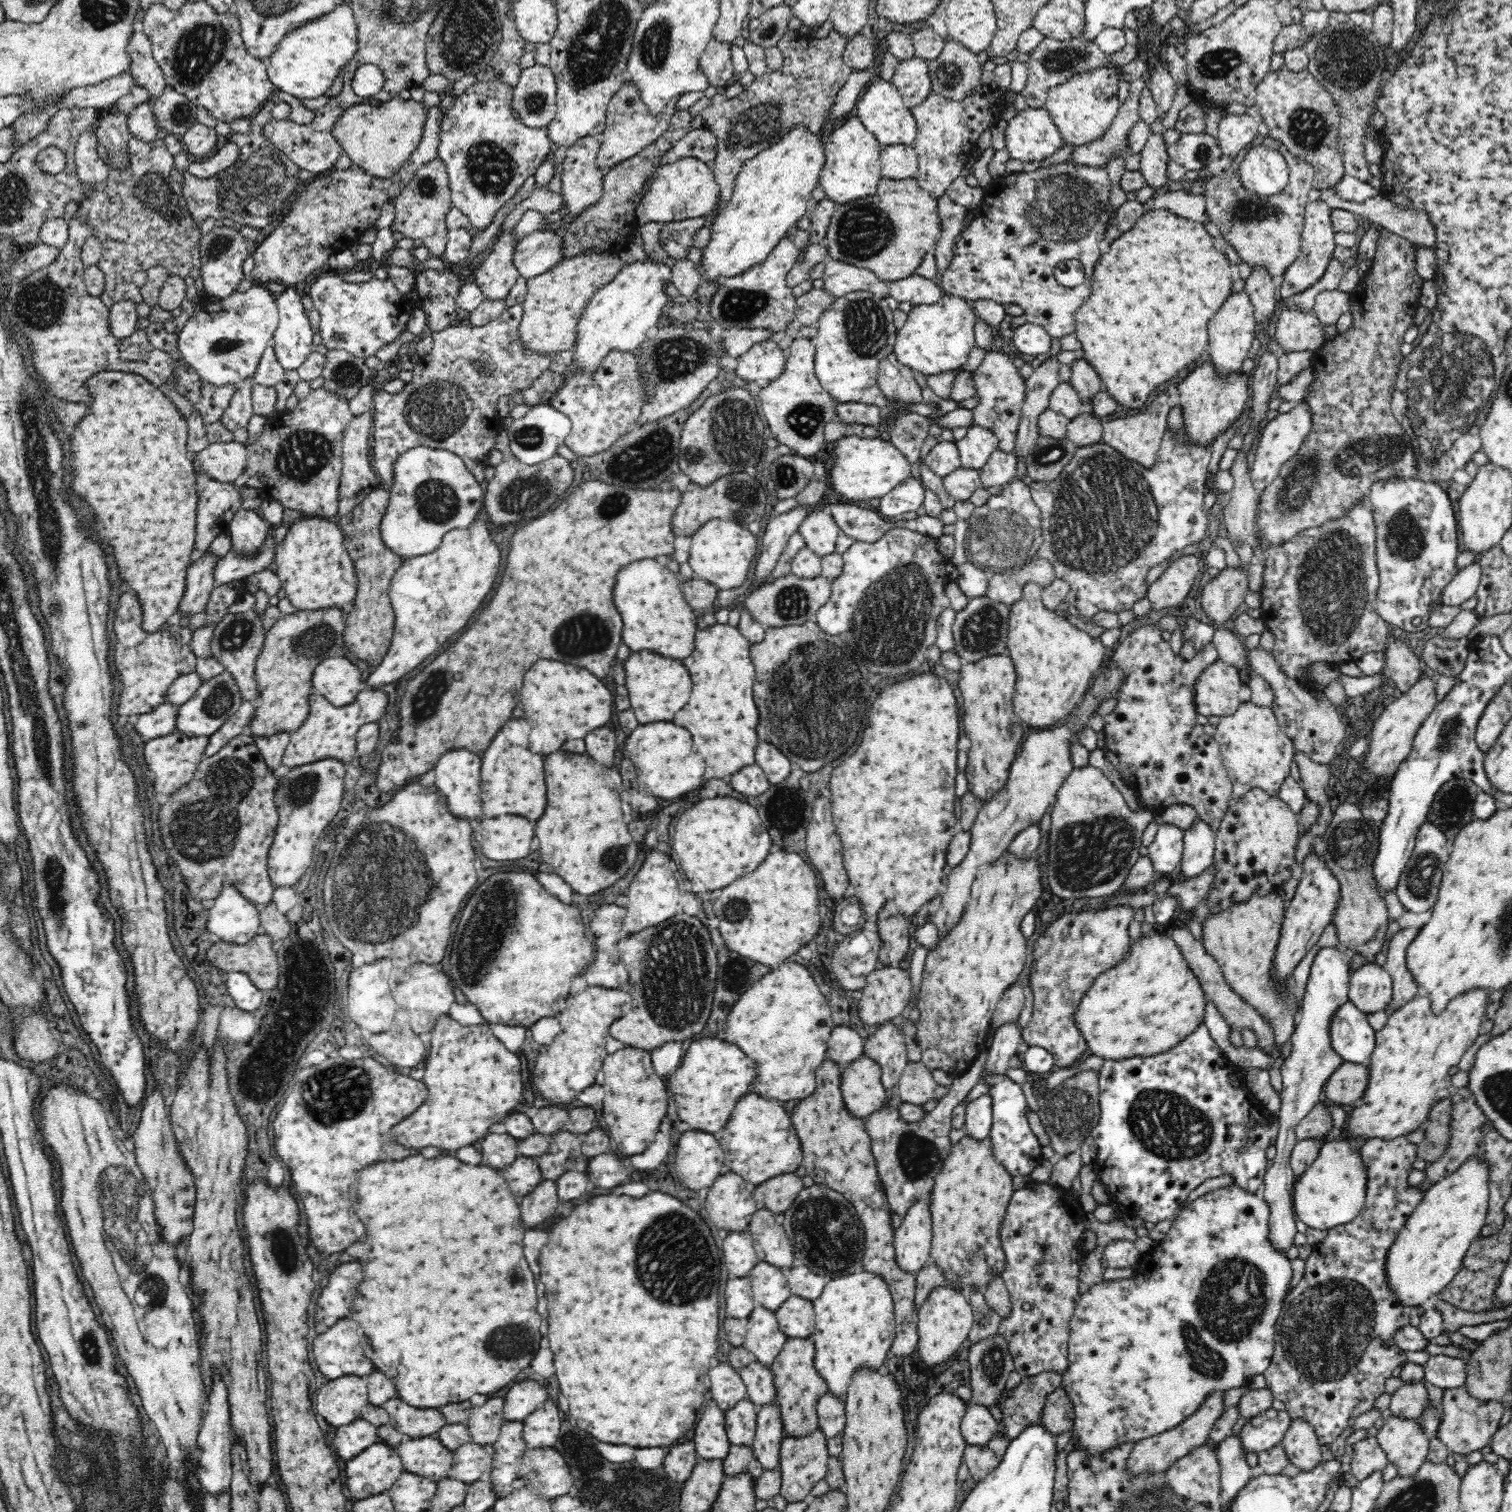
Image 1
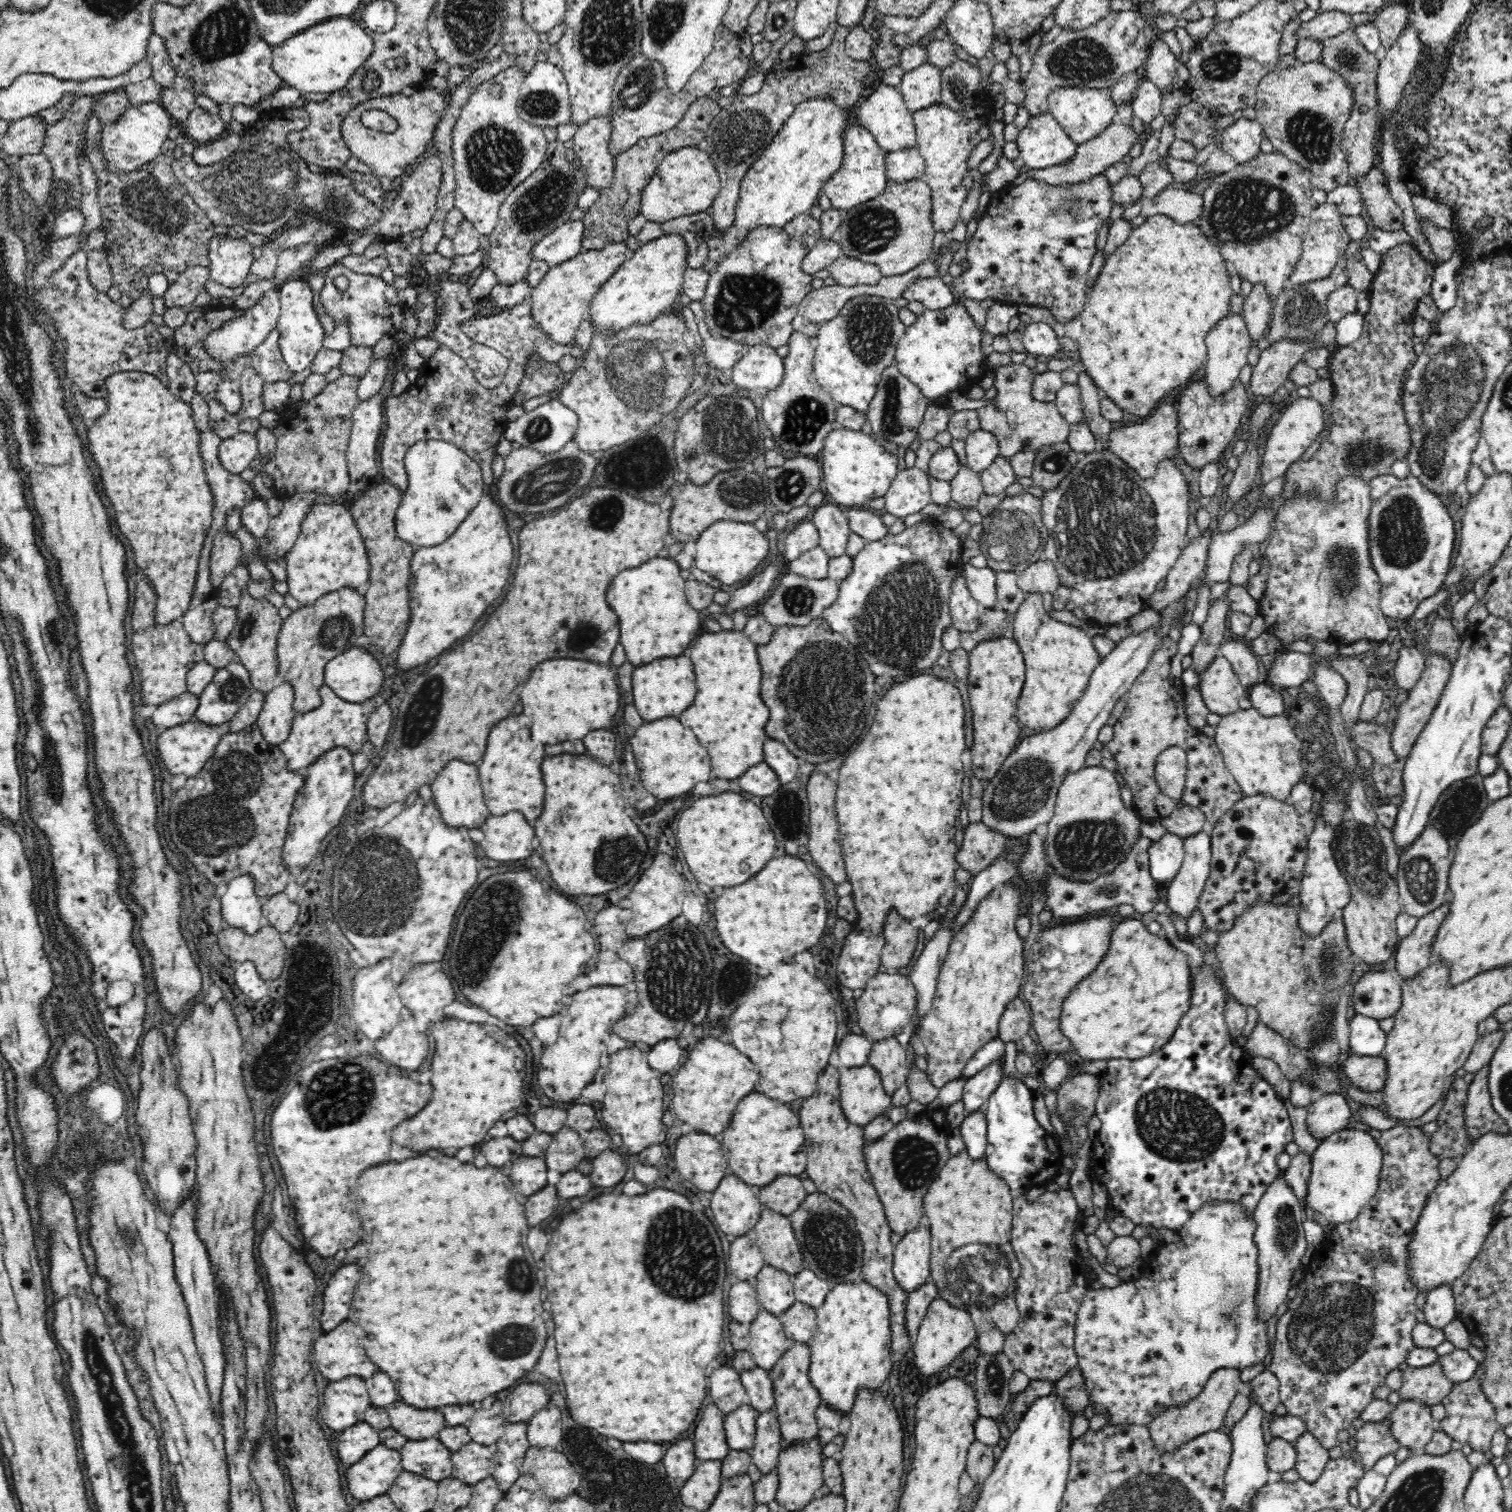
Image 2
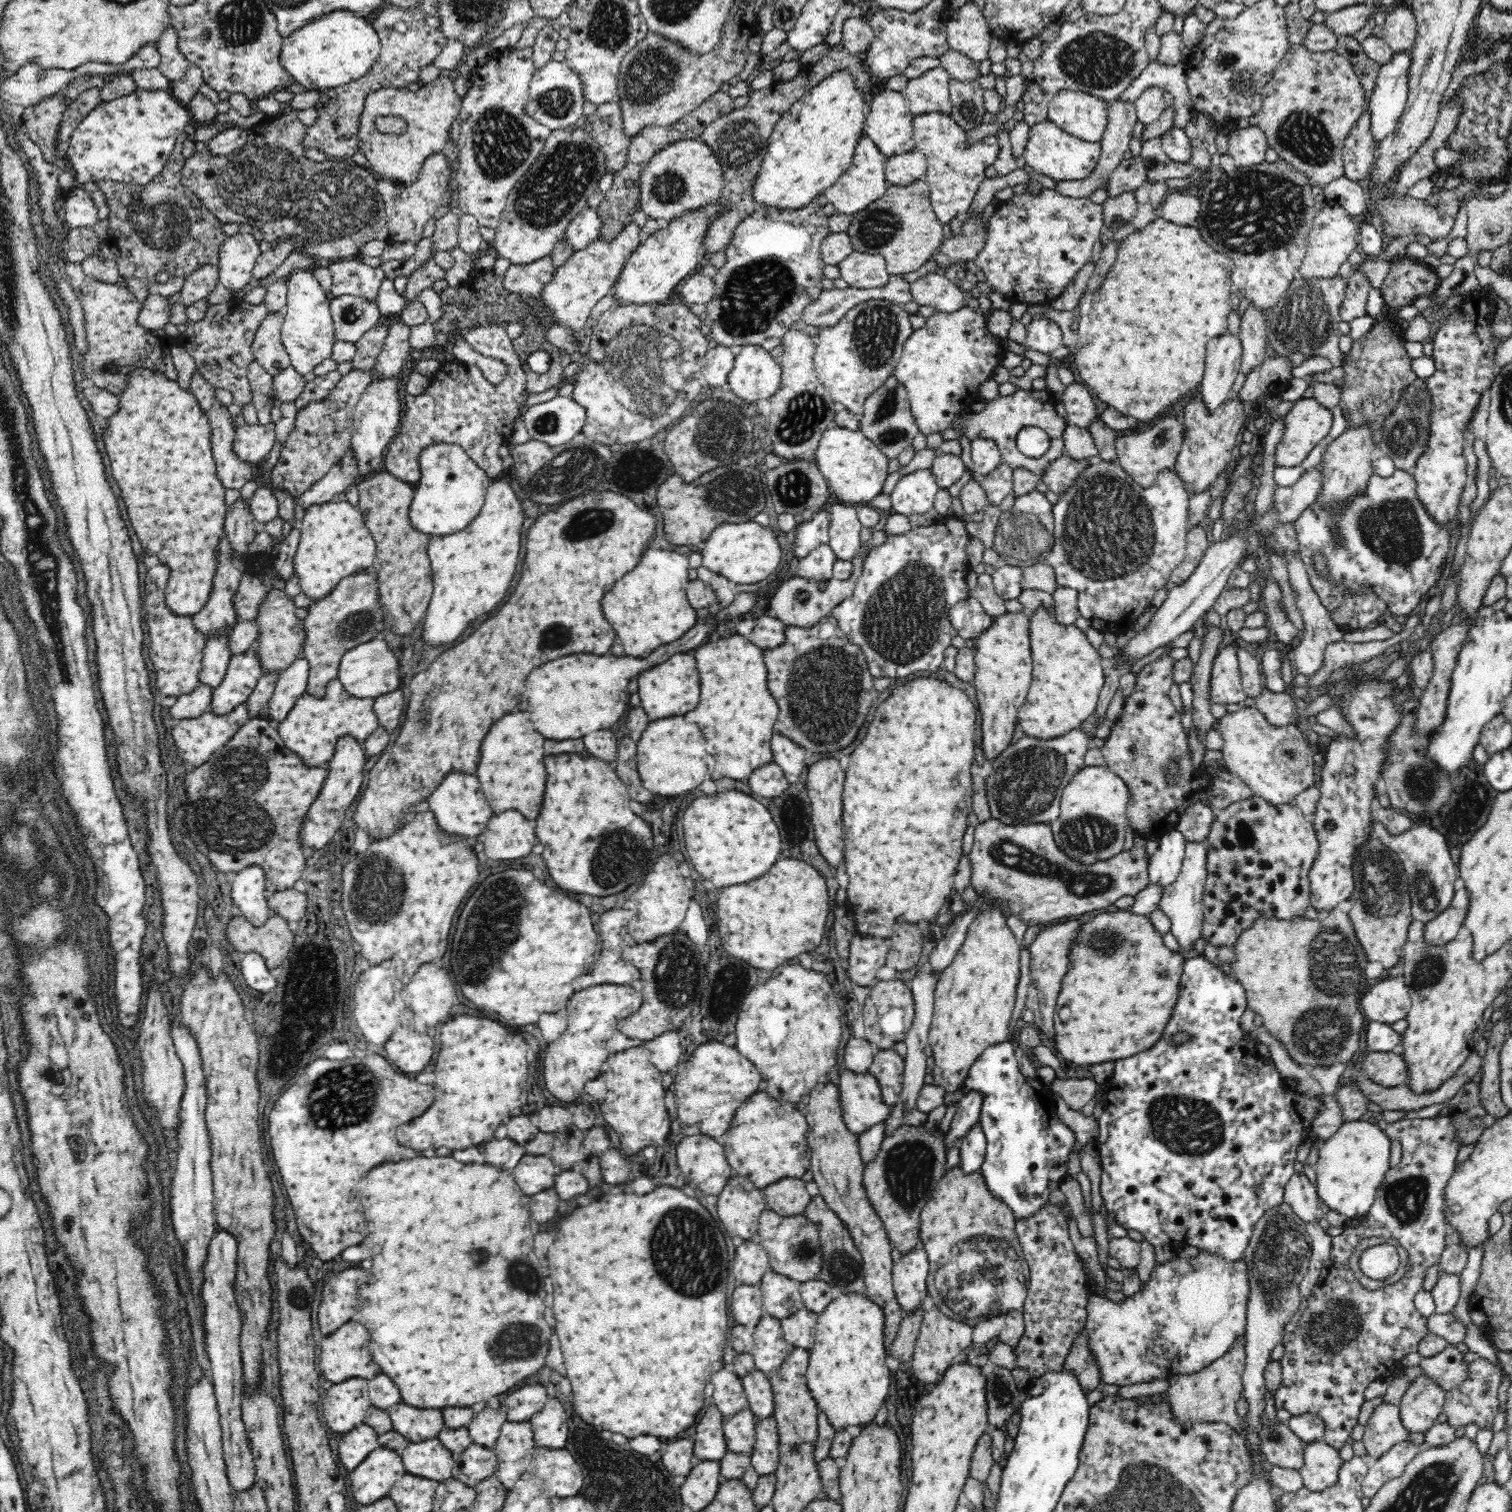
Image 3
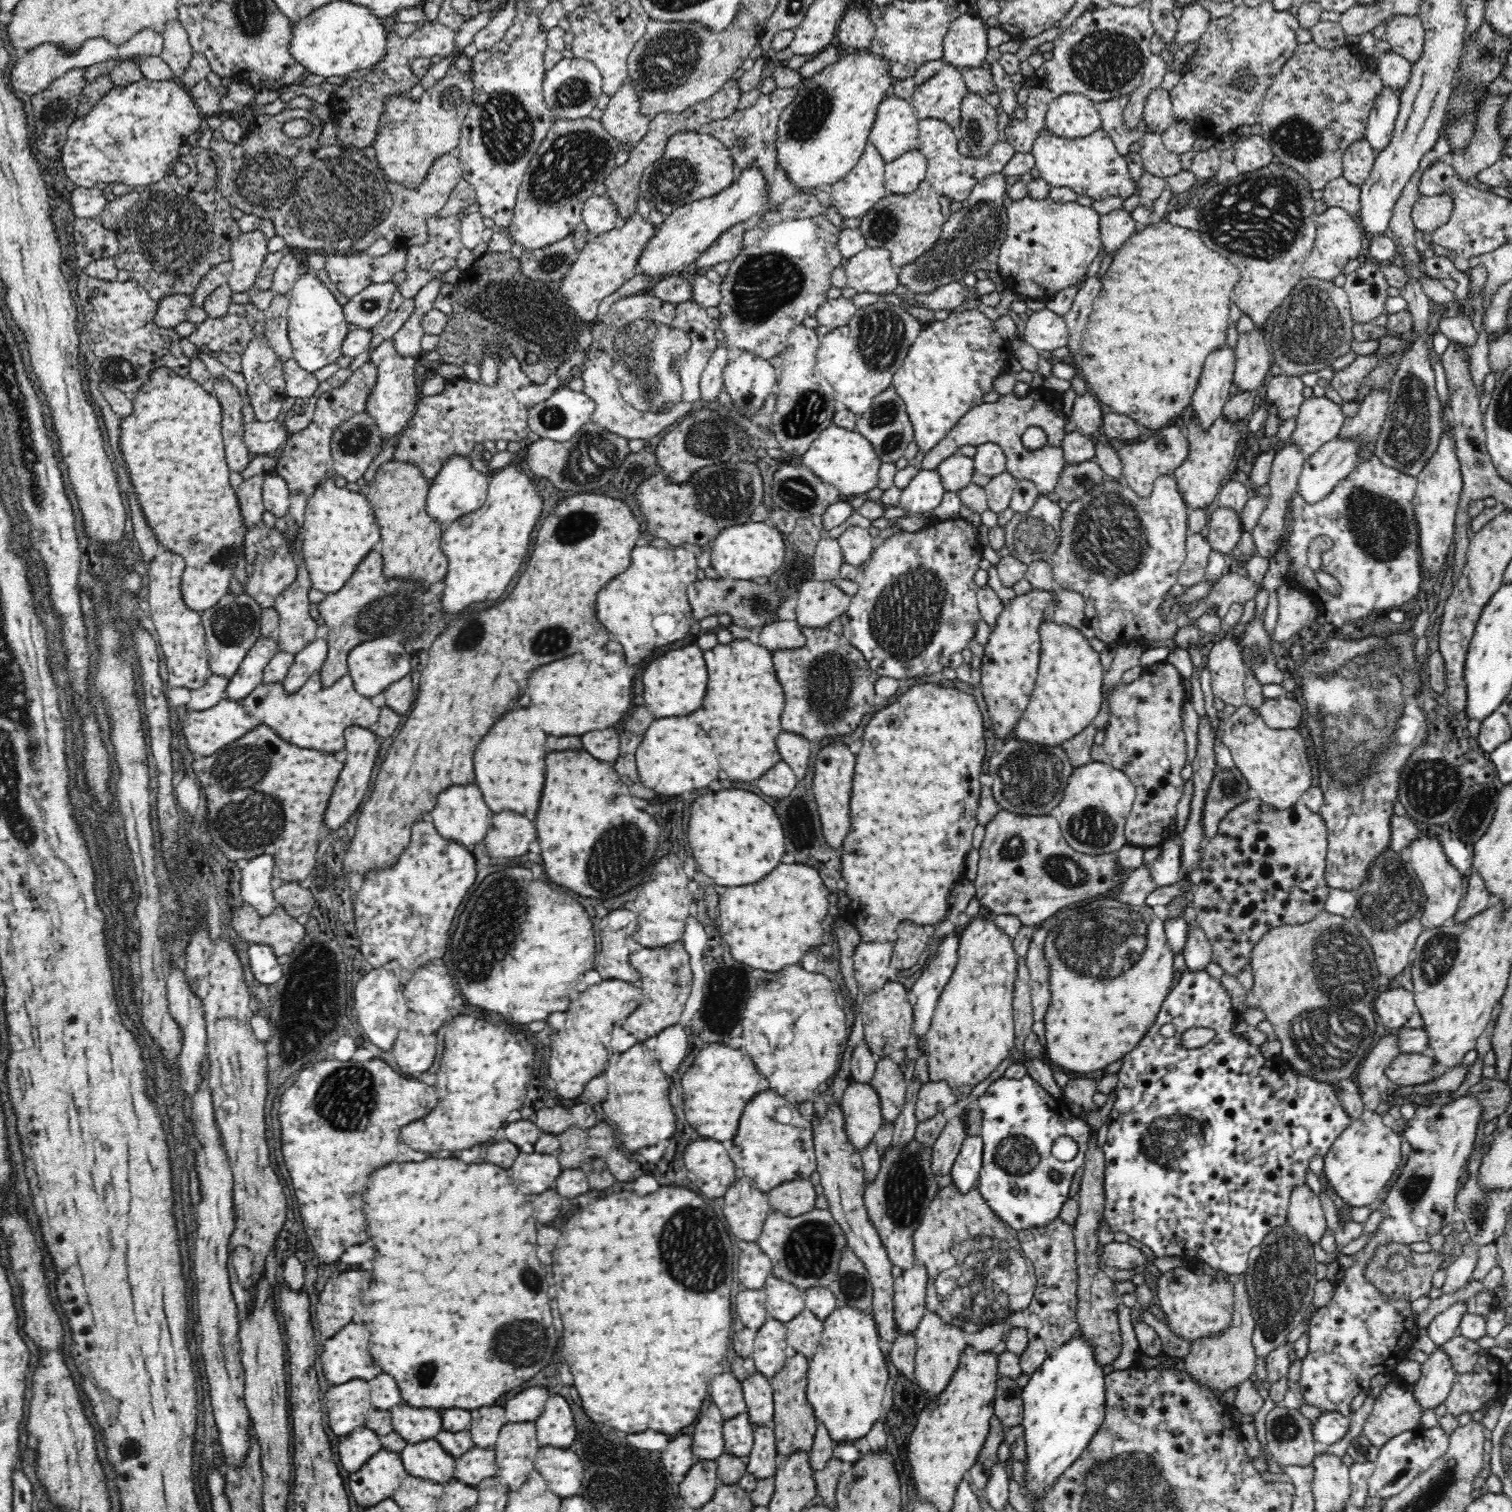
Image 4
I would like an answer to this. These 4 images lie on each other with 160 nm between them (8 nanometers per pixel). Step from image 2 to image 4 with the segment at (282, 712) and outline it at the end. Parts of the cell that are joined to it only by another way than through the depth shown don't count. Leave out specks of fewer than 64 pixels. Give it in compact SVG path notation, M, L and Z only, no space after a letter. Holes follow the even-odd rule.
M314 639L306 648L294 655L294 662L282 680L286 695L294 694L315 672L319 672L326 660L326 641Z

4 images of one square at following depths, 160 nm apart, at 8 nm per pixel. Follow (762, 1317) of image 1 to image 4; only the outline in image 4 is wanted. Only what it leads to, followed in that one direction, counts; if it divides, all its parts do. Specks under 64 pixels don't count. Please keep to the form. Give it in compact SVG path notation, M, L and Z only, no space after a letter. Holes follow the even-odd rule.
M768 1314L765 1324L755 1334L751 1358L758 1373L770 1378L786 1365L791 1355L784 1323Z

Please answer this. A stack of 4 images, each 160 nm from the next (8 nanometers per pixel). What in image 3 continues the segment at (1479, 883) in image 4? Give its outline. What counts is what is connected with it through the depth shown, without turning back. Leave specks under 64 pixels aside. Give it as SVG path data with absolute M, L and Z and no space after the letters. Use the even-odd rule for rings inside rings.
M1464 889L1455 892L1452 903L1436 916L1434 920L1424 923L1424 943L1427 946L1446 946L1462 928L1466 910L1468 910L1469 895Z

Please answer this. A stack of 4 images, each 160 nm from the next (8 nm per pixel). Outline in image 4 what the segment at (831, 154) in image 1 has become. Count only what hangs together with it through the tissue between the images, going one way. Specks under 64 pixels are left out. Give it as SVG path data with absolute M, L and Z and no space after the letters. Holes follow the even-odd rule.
M868 141L864 152L860 155L856 166L838 182L828 186L831 205L846 218L859 219L866 214L876 202L881 201L888 194L884 180L885 162L879 150Z

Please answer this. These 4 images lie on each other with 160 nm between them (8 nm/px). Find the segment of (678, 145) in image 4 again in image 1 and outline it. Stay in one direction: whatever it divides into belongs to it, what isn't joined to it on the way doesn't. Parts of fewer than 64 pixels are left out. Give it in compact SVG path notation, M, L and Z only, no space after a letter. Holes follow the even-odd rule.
M683 158L669 165L660 165L652 175L652 186L635 210L636 225L646 222L678 222L710 214L720 204L718 183L712 166L697 158Z

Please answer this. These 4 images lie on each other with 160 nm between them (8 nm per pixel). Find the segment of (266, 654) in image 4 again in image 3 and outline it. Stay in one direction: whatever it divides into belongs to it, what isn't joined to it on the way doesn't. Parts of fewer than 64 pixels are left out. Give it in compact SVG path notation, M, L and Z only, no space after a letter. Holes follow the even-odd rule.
M251 649L242 655L232 656L222 682L212 690L212 700L210 700L208 711L218 716L230 714L238 705L247 702L260 677L262 677L262 665Z

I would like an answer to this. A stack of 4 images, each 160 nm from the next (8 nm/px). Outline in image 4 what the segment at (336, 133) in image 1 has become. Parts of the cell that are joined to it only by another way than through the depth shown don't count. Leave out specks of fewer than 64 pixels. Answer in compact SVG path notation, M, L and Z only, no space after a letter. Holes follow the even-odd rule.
M452 64L442 79L436 81L431 87L424 89L419 101L412 101L398 93L391 93L382 98L381 122L384 127L378 129L376 139L372 143L375 150L376 162L384 171L389 182L400 183L414 190L420 186L432 162L444 154L456 151L460 140L460 128L466 118L470 102L473 98L472 72L459 72Z

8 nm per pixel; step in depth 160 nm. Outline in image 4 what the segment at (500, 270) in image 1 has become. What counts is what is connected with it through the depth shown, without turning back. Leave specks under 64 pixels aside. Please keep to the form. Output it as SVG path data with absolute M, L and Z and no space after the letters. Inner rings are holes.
M590 117L579 118L576 120L560 119L553 121L553 126L549 130L548 136L538 150L534 153L524 178L516 194L516 204L512 210L512 222L504 228L510 235L513 243L522 245L524 251L536 250L545 246L553 245L561 241L572 230L582 222L582 206L591 196L594 196L594 188L603 183L606 177L614 170L616 154L620 151L619 143L616 138L608 135L598 119Z

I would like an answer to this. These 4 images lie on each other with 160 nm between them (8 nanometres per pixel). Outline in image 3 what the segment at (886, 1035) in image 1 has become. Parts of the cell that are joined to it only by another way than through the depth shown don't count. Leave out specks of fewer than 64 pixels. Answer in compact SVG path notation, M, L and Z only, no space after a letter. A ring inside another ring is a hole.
M878 1049L870 1065L869 1073L880 1083L881 1096L888 1106L899 1101L902 1091L905 1059L895 1049Z

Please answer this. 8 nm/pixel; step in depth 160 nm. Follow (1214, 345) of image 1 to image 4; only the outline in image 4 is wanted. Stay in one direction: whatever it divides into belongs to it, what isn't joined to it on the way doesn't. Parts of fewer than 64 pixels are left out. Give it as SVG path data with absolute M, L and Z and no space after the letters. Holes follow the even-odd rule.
M1214 350L1204 364L1198 387L1194 391L1189 412L1198 415L1202 426L1208 430L1222 414L1225 403L1231 398L1230 387L1234 382L1236 350Z

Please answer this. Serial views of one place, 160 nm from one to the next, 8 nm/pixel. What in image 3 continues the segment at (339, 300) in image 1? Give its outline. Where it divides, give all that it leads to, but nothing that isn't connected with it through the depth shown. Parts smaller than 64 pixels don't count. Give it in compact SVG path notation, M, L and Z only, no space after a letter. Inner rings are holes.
M347 258L332 261L329 271L332 284L328 296L358 295L378 306L378 290L385 277L380 266L374 268L358 259Z

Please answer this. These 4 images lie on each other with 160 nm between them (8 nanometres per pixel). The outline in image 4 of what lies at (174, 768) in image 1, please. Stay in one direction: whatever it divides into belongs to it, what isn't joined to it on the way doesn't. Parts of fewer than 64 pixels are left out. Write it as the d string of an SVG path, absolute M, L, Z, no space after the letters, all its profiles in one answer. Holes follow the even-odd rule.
M315 672L294 694L286 695L282 689L282 681L264 685L260 683L246 698L230 701L222 699L216 706L208 710L191 711L180 722L180 731L186 739L186 746L194 756L209 757L223 746L242 738L246 732L256 728L258 724L265 724L275 730L280 738L291 745L303 749L318 750L322 753L335 754L345 748L344 734L349 726L361 726L369 729L379 719L380 707L372 704L370 697L362 696L354 691L352 677L349 674L339 678L332 686L323 687L320 683L320 673Z

